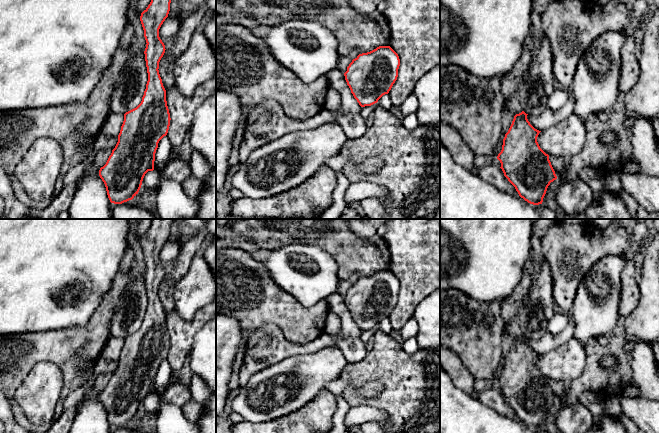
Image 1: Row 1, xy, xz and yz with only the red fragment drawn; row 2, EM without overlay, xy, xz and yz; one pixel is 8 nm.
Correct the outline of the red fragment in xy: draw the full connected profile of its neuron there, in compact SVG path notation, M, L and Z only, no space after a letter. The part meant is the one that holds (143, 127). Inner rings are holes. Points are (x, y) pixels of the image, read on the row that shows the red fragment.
M151 0L140 16L147 43L144 51L148 73L146 89L141 103L124 114L118 142L106 164L99 170L99 176L105 184L108 198L114 204L122 204L132 200L138 194L145 174L154 170L158 143L167 135L169 130L171 118L166 101L166 90L158 69L159 62L166 50L159 37L159 29L168 17L170 3L171 0Z

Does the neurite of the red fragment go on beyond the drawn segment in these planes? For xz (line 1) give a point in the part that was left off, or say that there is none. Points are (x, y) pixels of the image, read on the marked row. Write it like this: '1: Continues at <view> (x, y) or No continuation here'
1: No continuation here

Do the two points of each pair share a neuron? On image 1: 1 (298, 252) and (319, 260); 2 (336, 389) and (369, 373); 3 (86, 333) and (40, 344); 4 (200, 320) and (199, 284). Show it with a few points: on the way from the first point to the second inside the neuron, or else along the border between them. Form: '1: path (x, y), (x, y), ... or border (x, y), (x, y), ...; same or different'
1: path (303, 257), (306, 260), (314, 260); same
2: border (351, 381), (341, 394); different
3: path (75, 337), (64, 344), (51, 344); same
4: border (205, 305), (190, 320), (184, 320), (177, 313); different

